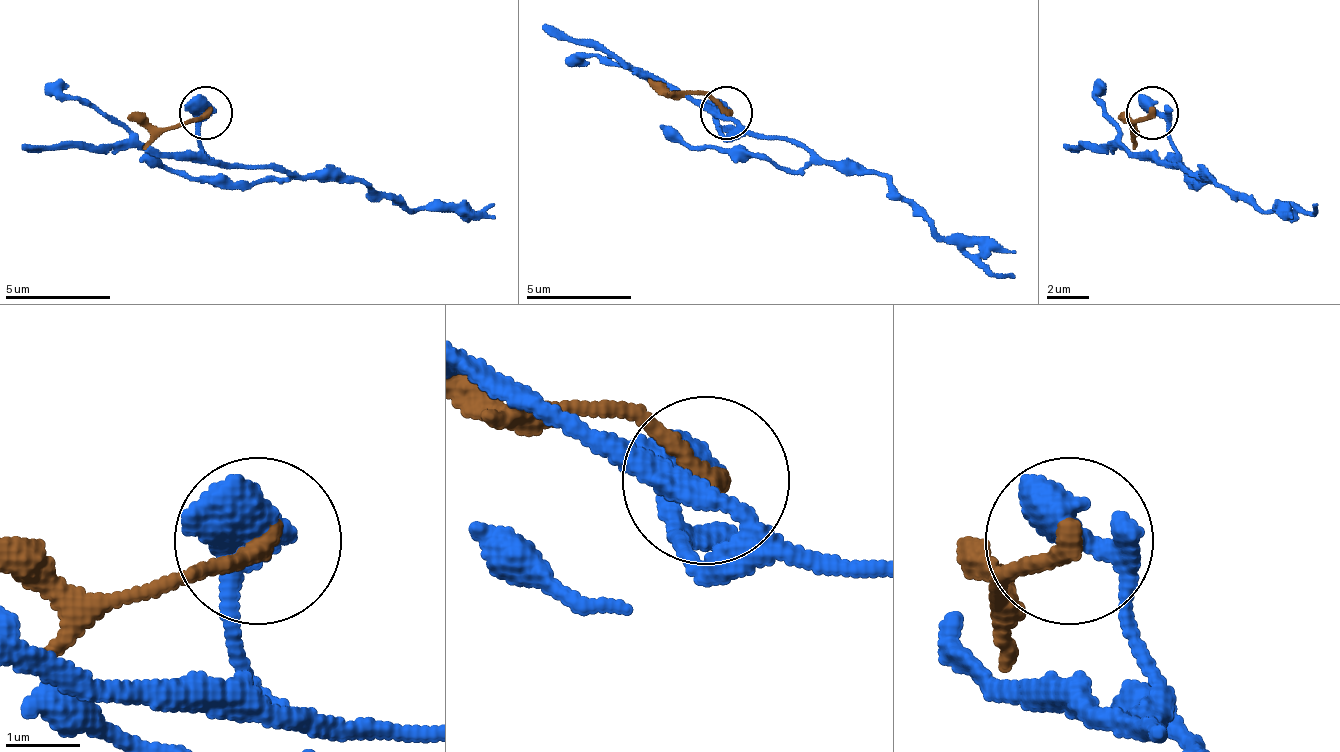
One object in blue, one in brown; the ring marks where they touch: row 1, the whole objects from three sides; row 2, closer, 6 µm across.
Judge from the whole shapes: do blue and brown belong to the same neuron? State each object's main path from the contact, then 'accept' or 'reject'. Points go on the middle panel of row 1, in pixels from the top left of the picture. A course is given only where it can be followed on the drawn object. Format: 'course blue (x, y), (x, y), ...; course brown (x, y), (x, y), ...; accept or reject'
course blue (725, 114), (719, 129), (746, 135), (788, 135), (824, 161), (877, 172), (929, 224), (993, 271), (1014, 277); course brown (725, 114), (688, 93), (667, 93), (646, 77); reject

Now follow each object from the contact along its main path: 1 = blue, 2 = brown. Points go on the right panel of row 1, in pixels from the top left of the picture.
1: (1153, 114), (1169, 124), (1169, 145), (1174, 166), (1201, 177), (1211, 177), (1264, 208), (1311, 214), (1316, 203)
2: (1153, 114), (1132, 129), (1116, 119)

